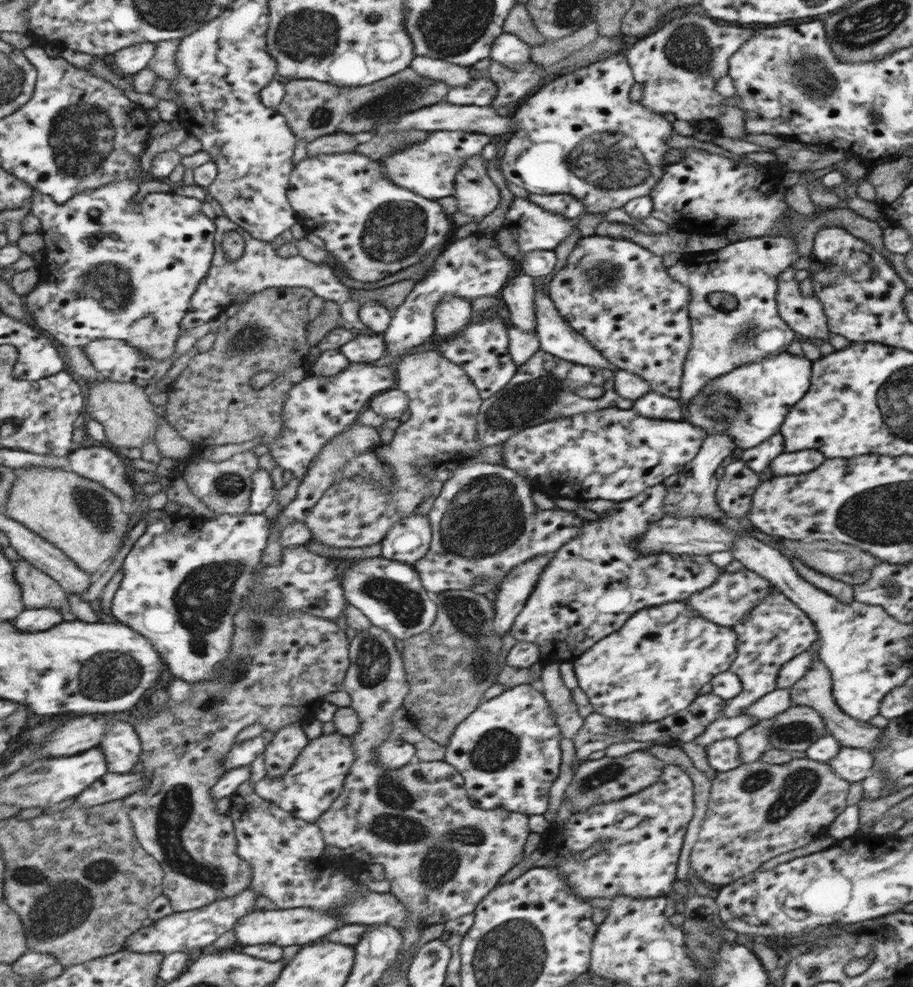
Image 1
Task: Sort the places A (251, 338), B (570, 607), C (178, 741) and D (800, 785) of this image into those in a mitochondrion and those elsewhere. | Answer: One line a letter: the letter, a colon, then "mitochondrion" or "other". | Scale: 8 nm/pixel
A: mitochondrion
B: other
C: other
D: mitochondrion

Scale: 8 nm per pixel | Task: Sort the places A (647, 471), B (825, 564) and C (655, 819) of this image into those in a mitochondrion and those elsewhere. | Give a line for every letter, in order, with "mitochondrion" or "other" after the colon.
A: other
B: other
C: other

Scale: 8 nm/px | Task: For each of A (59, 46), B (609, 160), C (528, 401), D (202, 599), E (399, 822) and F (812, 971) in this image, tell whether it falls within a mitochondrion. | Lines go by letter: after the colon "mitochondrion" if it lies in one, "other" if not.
A: other
B: mitochondrion
C: mitochondrion
D: mitochondrion
E: mitochondrion
F: mitochondrion

